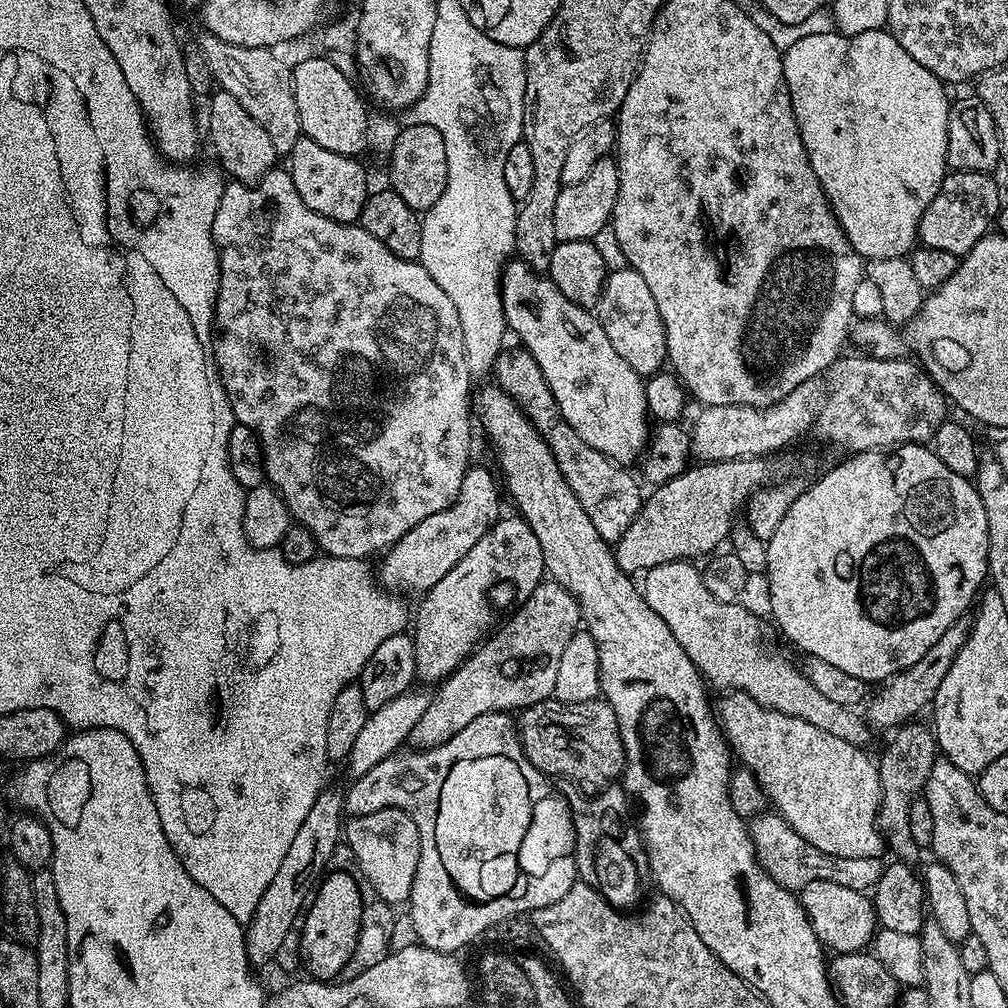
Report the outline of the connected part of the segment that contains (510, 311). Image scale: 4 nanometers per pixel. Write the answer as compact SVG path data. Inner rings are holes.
M512 258L505 263L500 273L500 297L504 307L504 317L511 335L516 335L521 345L538 362L538 370L546 378L562 418L574 426L574 434L586 442L596 452L601 452L615 464L632 466L643 457L650 439L650 417L646 406L644 380L614 350L606 330L602 330L599 319L589 309L580 308L547 275L528 267L523 260Z

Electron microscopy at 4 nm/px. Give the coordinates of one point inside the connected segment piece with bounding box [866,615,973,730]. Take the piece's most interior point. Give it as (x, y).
(906, 694)

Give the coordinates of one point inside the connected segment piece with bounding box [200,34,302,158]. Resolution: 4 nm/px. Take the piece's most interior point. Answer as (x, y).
(263, 85)

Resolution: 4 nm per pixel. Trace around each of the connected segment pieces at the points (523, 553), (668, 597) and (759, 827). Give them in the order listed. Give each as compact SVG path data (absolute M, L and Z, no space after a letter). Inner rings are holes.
M511 515L497 520L495 526L482 534L474 546L470 546L466 558L462 558L462 562L458 562L446 578L423 593L421 600L424 601L414 612L414 627L410 632L414 642L417 681L425 680L435 685L445 680L481 643L482 637L489 631L488 616L484 613L488 608L488 591L495 584L509 580L516 587L517 597L523 598L545 579L542 546L538 546L534 530L530 530L528 523L519 515Z
M675 560L675 562L673 562L673 564L663 564L662 566L654 566L653 568L647 569L646 575L643 577L643 579L645 578L644 584L643 584L643 580L642 580L642 591L643 591L644 597L646 598L646 602L650 602L650 610L654 610L654 614L658 614L658 618L662 618L662 622L666 622L666 626L670 626L670 630L674 634L674 638L678 638L678 642L682 646L682 650L686 650L686 654L690 658L690 662L694 662L694 666L697 668L697 670L700 673L702 673L705 681L707 681L707 683L709 685L717 684L718 687L724 688L723 690L735 690L738 692L745 692L750 698L754 698L764 708L772 708L773 710L775 710L775 712L781 712L782 714L790 714L794 718L802 718L806 722L810 722L814 726L818 726L822 730L826 730L827 732L829 732L830 734L834 734L835 736L846 736L846 737L848 737L849 740L851 740L853 742L859 741L861 739L859 736L863 734L865 725L862 723L862 720L861 720L862 725L860 725L859 718L856 717L854 713L852 713L855 711L853 711L853 709L851 707L849 707L849 705L847 705L847 704L839 704L838 702L832 702L830 700L830 698L826 698L826 694L822 694L821 691L818 690L818 686L814 686L814 682L810 682L810 678L808 677L808 675L806 675L806 673L804 673L803 667L796 665L796 668L795 668L795 666L792 665L791 658L788 657L786 653L779 652L779 650L776 649L774 645L772 645L772 640L770 637L768 637L768 628L766 625L764 625L764 620L762 617L755 616L755 614L752 613L751 610L748 608L743 608L743 606L742 606L743 603L737 602L735 604L731 604L730 602L722 602L718 598L714 598L714 594L710 594L710 590L704 584L704 578L703 578L701 569L699 567L696 569L694 565L695 565L695 563L689 562L687 560Z
M761 814L751 821L750 831L756 847L756 857L768 875L775 878L784 888L799 890L815 880L838 882L838 886L850 886L850 890L867 893L875 889L882 871L877 858L838 858L826 854L814 846L802 834L795 832L779 814Z

